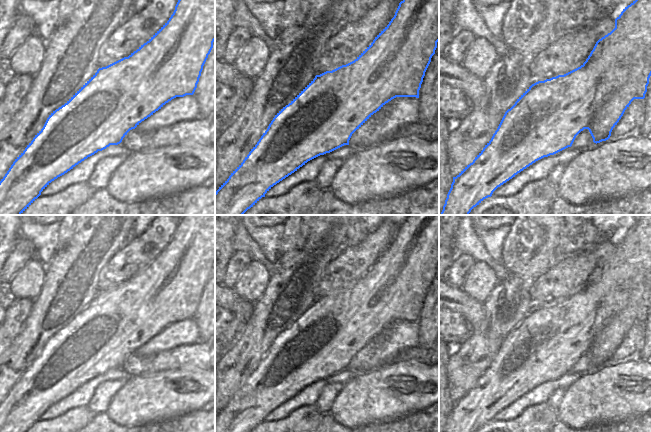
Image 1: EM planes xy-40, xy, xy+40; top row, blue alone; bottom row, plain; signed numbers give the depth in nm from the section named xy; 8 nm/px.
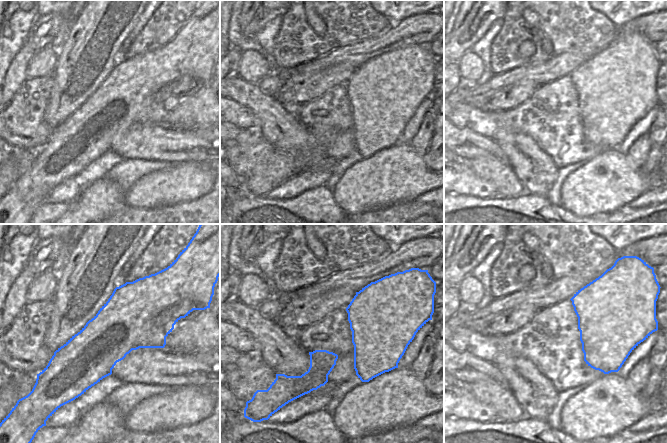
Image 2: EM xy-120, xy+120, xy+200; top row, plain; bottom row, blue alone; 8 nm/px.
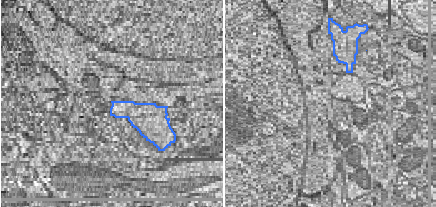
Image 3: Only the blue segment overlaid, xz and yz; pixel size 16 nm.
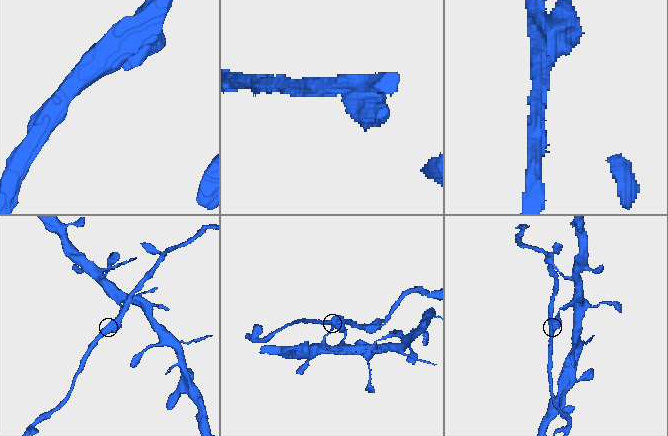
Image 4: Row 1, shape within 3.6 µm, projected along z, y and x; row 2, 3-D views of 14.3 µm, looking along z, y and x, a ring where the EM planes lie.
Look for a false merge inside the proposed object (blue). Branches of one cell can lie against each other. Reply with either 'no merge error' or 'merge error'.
merge error

